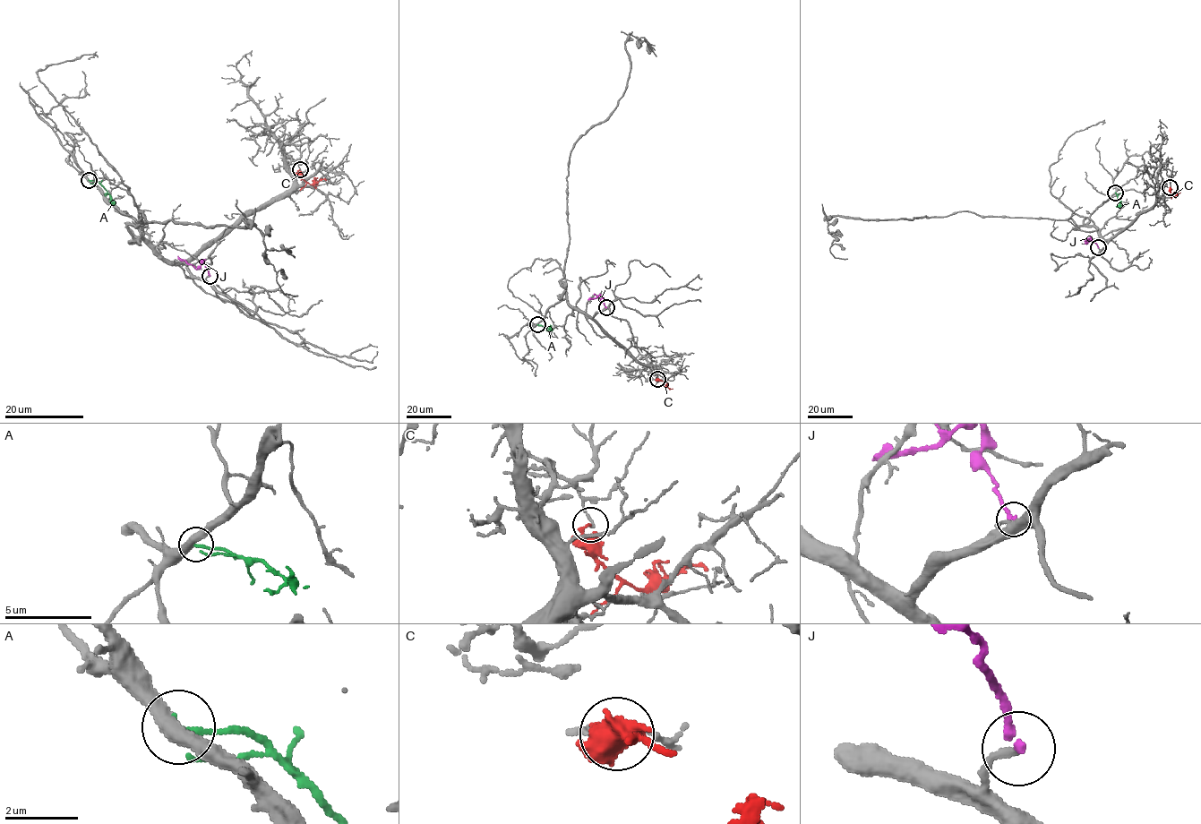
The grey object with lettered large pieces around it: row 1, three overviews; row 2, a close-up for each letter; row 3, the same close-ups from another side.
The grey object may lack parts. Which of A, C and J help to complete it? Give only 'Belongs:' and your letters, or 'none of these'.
Belongs: none of these

